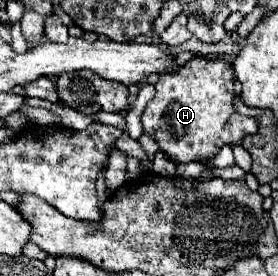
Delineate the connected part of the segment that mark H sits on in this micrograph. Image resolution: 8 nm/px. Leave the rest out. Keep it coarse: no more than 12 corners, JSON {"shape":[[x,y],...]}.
{"shape":[[233,67],[161,73],[143,129],[175,163],[257,131],[233,109]]}

